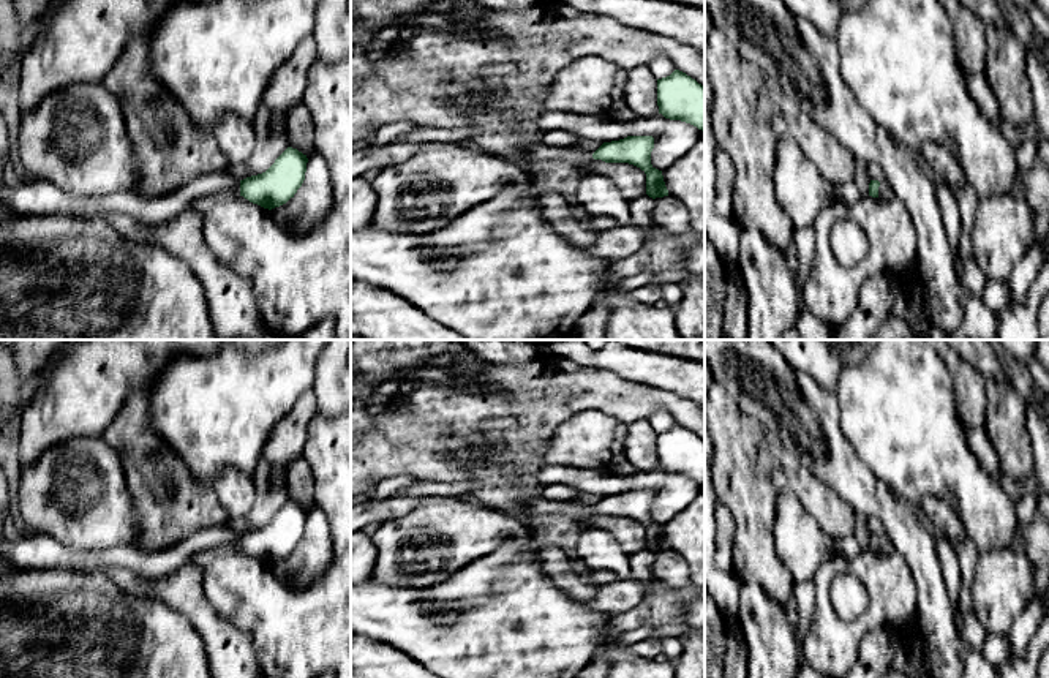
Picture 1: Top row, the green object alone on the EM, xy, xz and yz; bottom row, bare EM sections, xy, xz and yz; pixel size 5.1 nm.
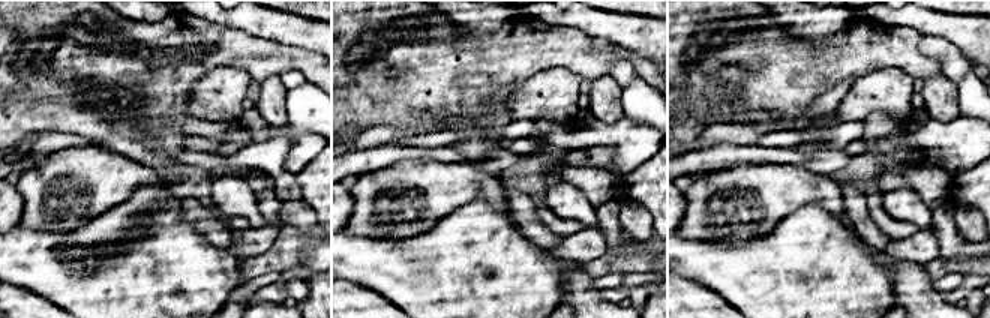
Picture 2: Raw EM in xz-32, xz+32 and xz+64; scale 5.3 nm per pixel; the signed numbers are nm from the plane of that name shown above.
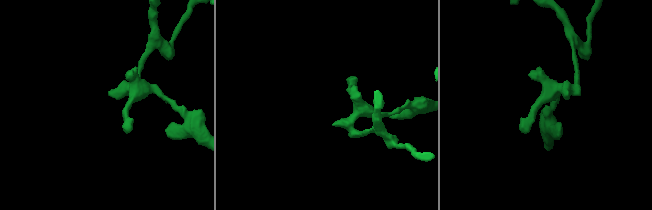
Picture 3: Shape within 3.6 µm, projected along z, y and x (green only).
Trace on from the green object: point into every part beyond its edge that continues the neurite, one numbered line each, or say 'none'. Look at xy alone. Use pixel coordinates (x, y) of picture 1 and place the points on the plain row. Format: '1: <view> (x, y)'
1: xy (29, 550)

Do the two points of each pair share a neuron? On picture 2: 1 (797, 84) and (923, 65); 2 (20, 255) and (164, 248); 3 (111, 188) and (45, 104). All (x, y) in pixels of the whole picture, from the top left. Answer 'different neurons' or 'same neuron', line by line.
1: same neuron
2: same neuron
3: different neurons

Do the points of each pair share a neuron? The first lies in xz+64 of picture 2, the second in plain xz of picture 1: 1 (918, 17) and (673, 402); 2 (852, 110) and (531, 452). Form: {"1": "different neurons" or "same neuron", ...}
{"1": "different neurons", "2": "different neurons"}

